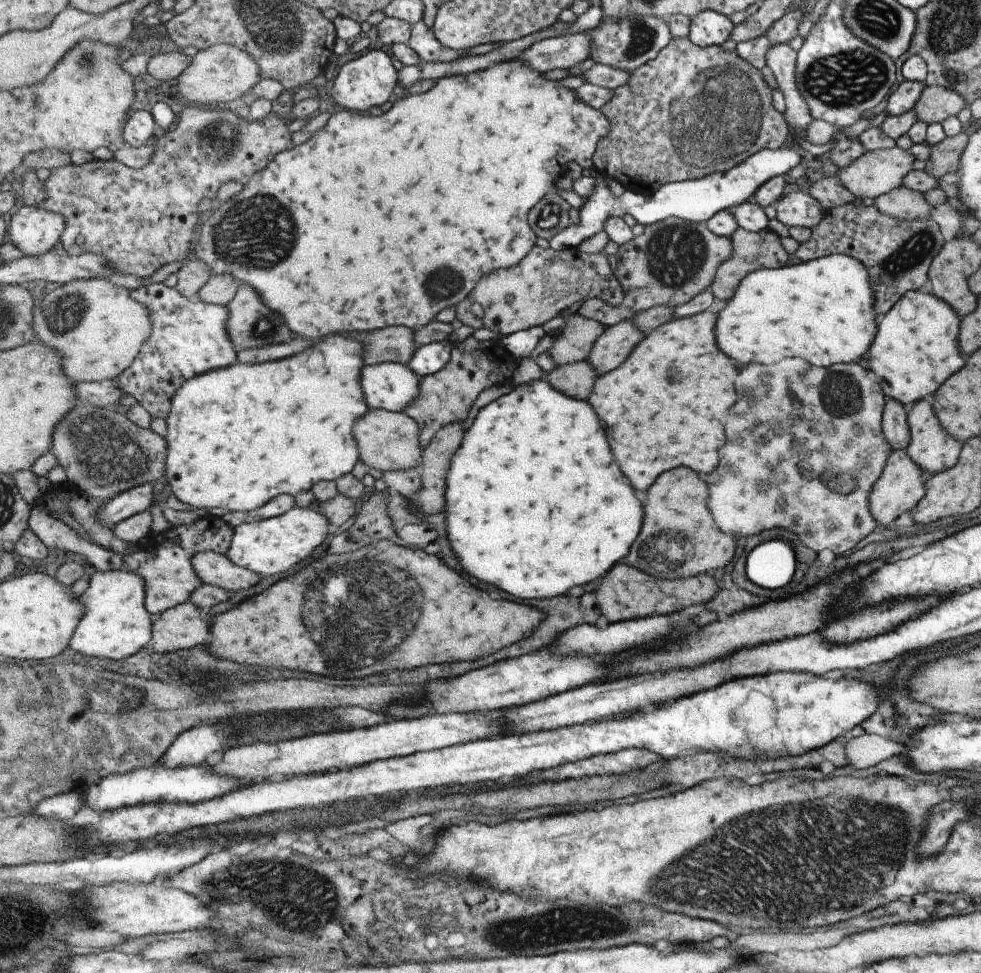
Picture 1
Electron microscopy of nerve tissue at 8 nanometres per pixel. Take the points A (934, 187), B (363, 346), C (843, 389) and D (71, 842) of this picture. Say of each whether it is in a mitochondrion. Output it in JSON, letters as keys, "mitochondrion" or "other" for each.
{"A":"other","B":"other","C":"mitochondrion","D":"other"}

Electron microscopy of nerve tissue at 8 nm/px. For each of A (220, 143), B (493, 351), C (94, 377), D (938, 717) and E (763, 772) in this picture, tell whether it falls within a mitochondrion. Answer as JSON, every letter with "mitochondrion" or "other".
{"A":"mitochondrion","B":"other","C":"other","D":"other","E":"other"}

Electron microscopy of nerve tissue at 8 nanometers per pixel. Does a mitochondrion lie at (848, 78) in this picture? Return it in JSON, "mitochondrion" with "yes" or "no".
{"mitochondrion":"yes"}

